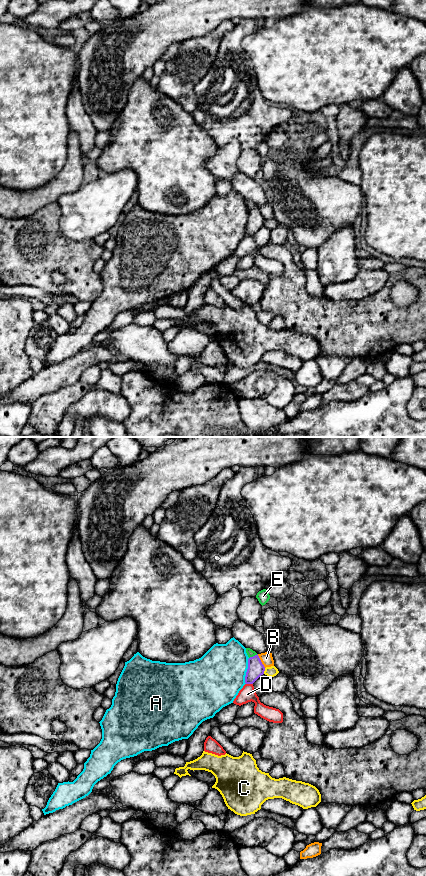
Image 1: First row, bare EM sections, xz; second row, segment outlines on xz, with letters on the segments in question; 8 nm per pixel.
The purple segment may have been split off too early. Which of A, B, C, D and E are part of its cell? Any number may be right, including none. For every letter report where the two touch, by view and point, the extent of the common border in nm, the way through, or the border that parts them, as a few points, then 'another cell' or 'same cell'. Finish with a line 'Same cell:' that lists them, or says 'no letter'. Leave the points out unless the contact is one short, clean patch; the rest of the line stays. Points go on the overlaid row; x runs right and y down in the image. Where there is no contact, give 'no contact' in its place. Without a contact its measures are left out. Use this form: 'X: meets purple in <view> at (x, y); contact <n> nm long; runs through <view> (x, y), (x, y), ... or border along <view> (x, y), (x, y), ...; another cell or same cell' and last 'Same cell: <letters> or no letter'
A: meets purple in xz at (247, 671); contact 220 nm long; another cell
B: meets purple in xz at (260, 661); contact 130 nm long; border along xz (257, 654), (265, 667); another cell
C: meets purple in xz at (264, 670); contact 50 nm long; another cell
D: meets purple in xz at (249, 683); contact 60 nm long; border along xz (246, 683), (252, 684); another cell
E: meets purple in xz at (253, 656); contact 80 nm long; border along xz (257, 654), (249, 658); another cell
Same cell: no letter

